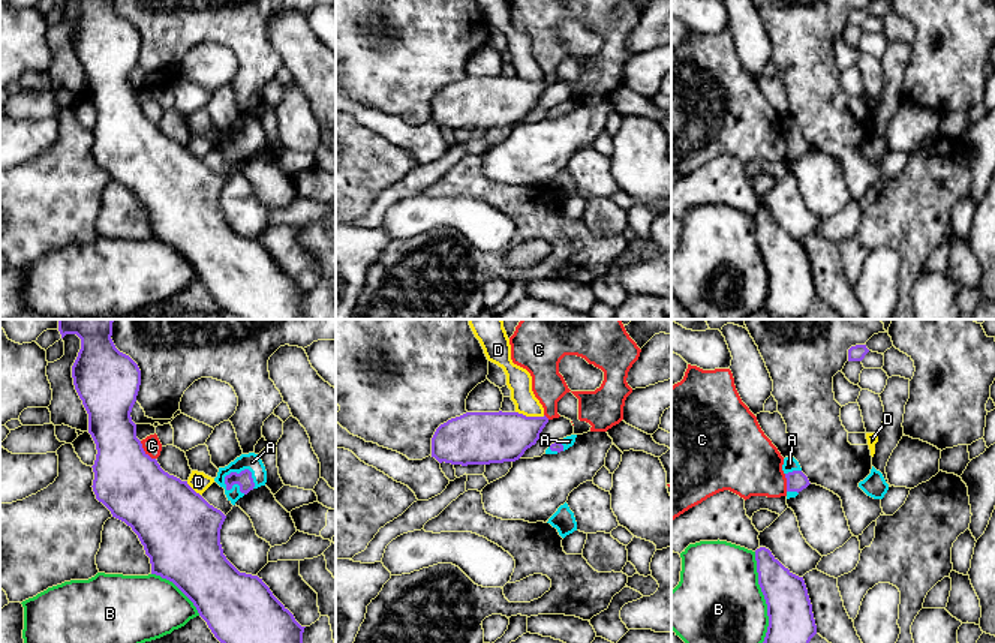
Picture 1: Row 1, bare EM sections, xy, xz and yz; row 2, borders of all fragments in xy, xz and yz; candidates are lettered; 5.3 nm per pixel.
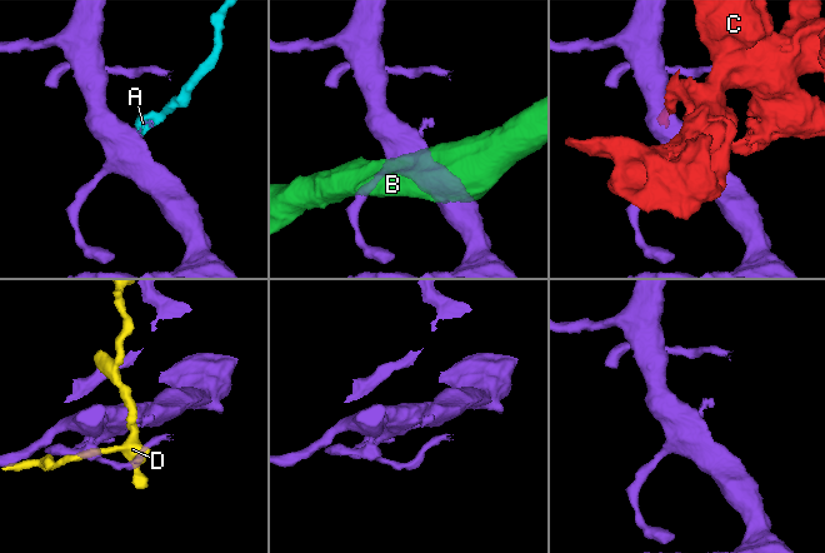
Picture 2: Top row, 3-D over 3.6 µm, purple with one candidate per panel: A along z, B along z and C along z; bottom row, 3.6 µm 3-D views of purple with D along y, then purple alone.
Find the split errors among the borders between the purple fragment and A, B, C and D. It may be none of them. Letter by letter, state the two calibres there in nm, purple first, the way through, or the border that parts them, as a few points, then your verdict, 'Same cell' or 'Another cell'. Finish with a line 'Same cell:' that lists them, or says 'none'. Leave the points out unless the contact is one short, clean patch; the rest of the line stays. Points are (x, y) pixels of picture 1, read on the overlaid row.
A: Thickness 90 nm (purple) against 90 nm. Path across: xy (245, 480), (245, 469), (252, 462). Same cell
B: Thickness 240 nm (purple) against 460 nm. Another cell
C: Thickness 360 nm (purple) against 100 nm. Another cell
D: Thickness 280 nm (purple) against 140 nm. Boundary: xz (516, 411), (525, 415), (544, 415). Another cell
Same cell: A

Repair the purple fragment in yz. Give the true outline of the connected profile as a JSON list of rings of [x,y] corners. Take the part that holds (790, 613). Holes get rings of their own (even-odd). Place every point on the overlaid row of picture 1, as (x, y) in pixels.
[[[766,547],[755,550],[755,561],[769,616],[763,643],[809,643],[817,625],[803,577],[793,574]]]

